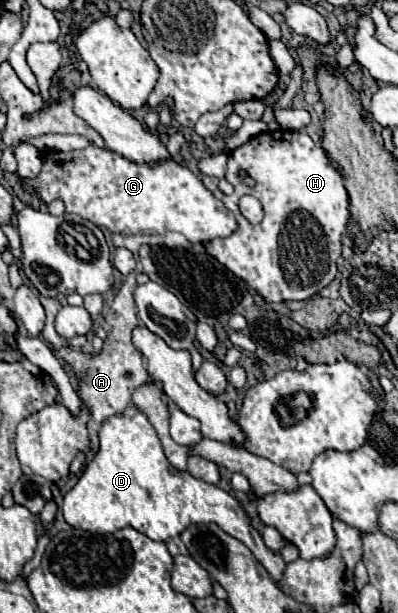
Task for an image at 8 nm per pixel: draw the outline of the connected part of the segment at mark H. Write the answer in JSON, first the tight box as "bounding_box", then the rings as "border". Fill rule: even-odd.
{"bounding_box":[200,130,350,302],"border":[[[292,130],[264,132],[232,150],[226,170],[226,180],[234,186],[232,196],[220,192],[218,178],[200,176],[200,180],[238,220],[238,230],[232,236],[210,240],[206,250],[268,302],[306,300],[334,280],[336,258],[342,248],[340,236],[346,234],[346,222],[350,218],[348,192],[324,148],[308,134]],[[242,174],[252,176],[252,188],[242,182]],[[244,194],[252,194],[262,202],[264,218],[260,224],[250,224],[242,216],[238,200]]]}

